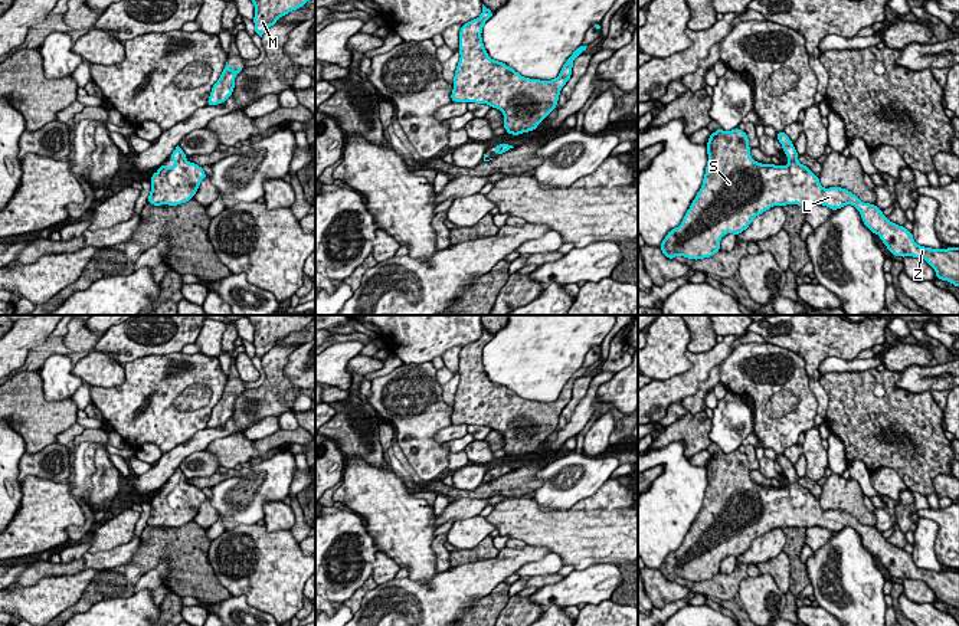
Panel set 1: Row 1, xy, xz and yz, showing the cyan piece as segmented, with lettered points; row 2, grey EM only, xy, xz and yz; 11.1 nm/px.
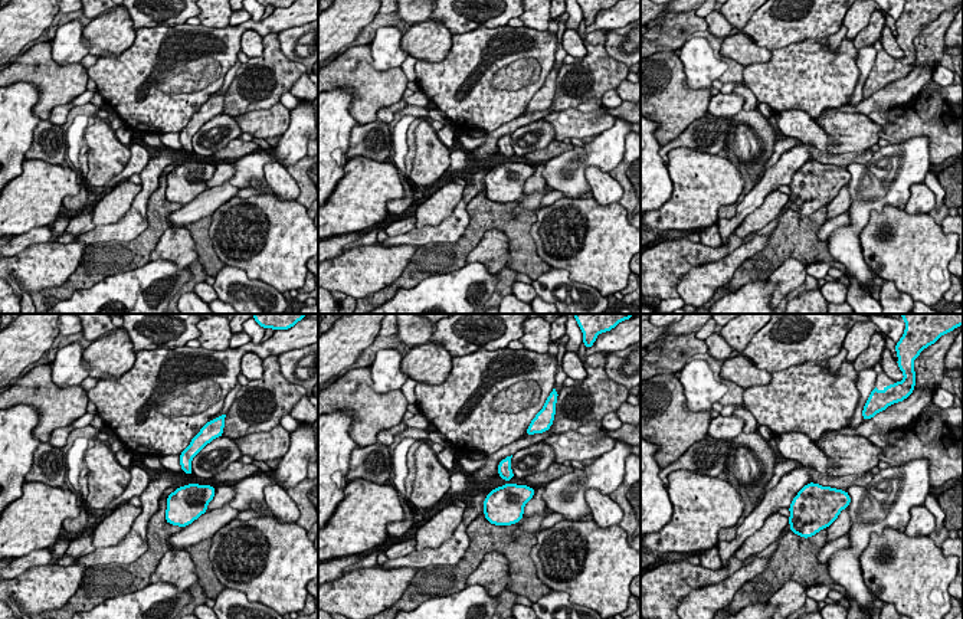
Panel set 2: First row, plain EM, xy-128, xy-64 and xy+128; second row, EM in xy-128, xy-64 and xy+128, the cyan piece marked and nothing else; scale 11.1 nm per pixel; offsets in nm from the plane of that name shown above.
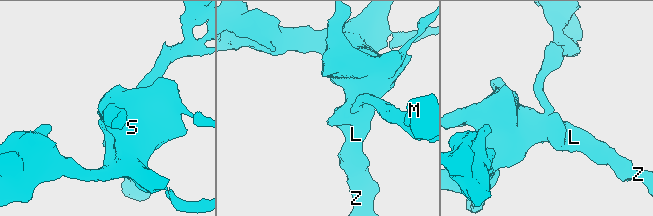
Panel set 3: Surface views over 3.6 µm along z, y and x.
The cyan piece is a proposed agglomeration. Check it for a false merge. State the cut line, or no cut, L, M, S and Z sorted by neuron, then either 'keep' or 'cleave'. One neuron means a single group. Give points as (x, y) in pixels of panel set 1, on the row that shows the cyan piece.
no cut; L M S Z; keep

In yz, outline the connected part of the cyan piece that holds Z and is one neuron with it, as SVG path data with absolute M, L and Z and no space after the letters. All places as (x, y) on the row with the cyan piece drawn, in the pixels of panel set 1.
M719 128L711 132L707 145L708 161L703 186L687 210L681 224L670 230L662 240L659 249L668 259L681 255L688 259L711 258L720 250L720 240L724 235L740 235L749 227L753 219L773 206L811 206L822 204L831 210L838 210L845 204L854 206L863 223L877 233L883 243L894 256L913 256L924 259L936 272L936 278L947 281L959 288L959 248L932 249L919 246L910 230L899 226L887 219L883 212L870 203L863 203L855 194L841 187L824 189L819 177L815 176L806 165L798 161L793 142L780 131L776 138L782 144L783 153L788 155L788 165L762 164L752 158L749 138L744 131L734 128L723 131Z

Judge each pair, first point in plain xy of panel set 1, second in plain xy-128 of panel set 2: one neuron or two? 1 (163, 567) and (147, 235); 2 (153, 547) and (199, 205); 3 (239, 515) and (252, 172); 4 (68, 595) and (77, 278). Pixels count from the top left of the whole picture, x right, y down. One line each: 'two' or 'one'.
1: two
2: two
3: one
4: two

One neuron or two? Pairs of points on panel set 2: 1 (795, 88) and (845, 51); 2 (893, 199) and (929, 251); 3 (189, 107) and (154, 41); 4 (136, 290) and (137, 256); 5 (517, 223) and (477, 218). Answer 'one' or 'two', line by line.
1: one
2: two
3: one
4: two
5: one

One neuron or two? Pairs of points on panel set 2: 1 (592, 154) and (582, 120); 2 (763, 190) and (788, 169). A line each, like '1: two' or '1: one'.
1: two
2: one

